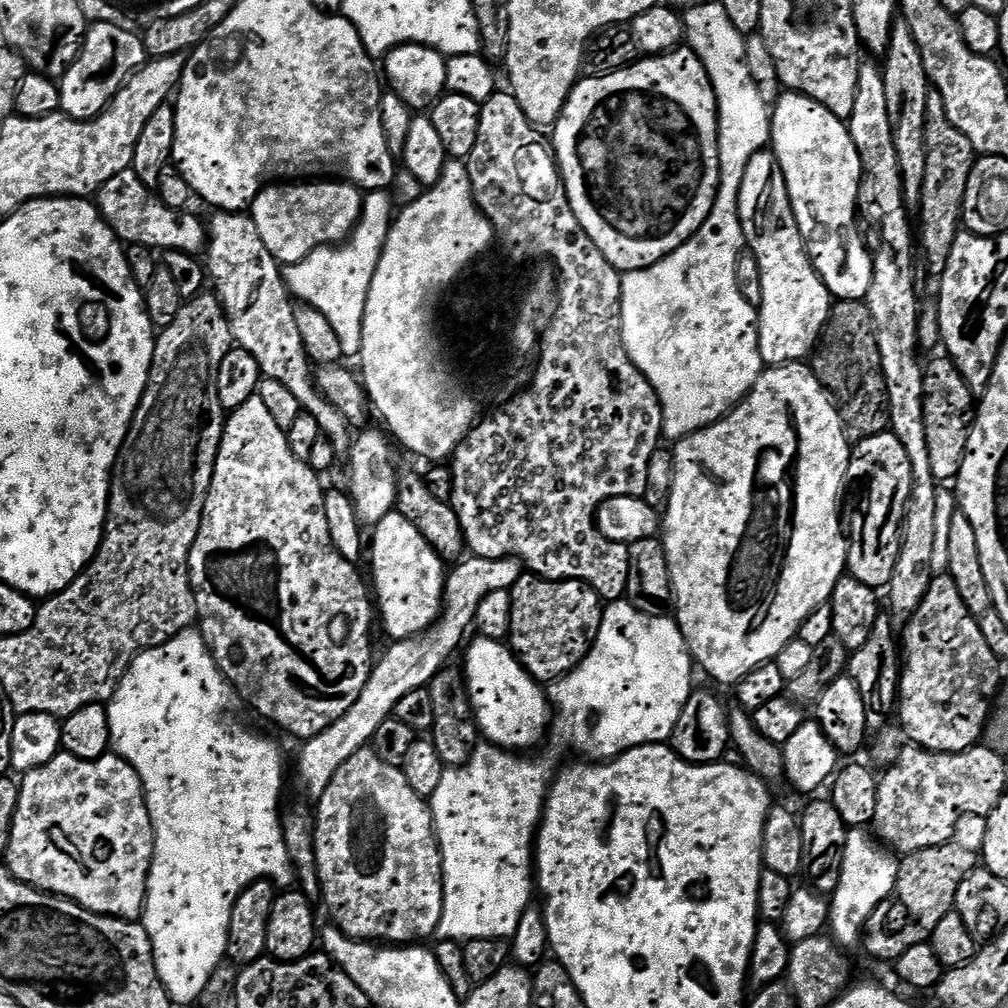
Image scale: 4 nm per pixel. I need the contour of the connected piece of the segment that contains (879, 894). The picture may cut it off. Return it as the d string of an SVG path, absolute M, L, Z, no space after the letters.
M849 829L846 851L843 855L842 875L830 898L828 928L830 935L841 948L851 950L861 943L870 914L893 892L900 873L899 859L868 830Z

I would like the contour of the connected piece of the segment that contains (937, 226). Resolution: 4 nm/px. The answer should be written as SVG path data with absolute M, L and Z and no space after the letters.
M929 91L926 102L926 174L922 188L922 198L918 215L918 248L922 260L928 263L933 277L939 278L946 270L946 262L950 262L950 250L954 250L954 238L962 231L964 219L964 199L966 198L966 182L970 182L970 170L978 159L978 153L972 147L970 138L962 134L950 122L946 114L946 106L942 102L942 94Z

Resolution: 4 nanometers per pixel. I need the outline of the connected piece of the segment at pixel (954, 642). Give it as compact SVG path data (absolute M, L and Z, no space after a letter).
M947 574L933 575L930 590L918 606L918 610L903 625L902 671L899 679L898 716L911 743L927 752L965 752L981 743L984 727L992 713L993 701L1000 691L1002 665L1000 659L986 646L978 622L966 610L954 578Z

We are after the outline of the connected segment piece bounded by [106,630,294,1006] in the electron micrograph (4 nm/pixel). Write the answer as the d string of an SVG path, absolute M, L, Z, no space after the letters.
M189 630L186 632L179 632L174 638L170 638L162 646L157 648L147 648L145 652L139 652L132 659L132 665L126 670L126 674L121 678L120 683L116 686L116 692L112 695L112 699L107 701L106 709L108 711L109 718L109 738L111 740L111 747L114 749L115 755L121 756L125 762L130 766L134 766L134 770L138 774L138 778L142 782L144 787L144 801L148 807L148 813L150 814L150 822L152 823L152 829L154 830L154 854L152 855L152 865L150 866L150 874L148 875L148 893L144 899L144 914L142 917L142 923L146 934L150 938L152 943L152 949L154 950L154 966L156 967L156 973L160 979L160 985L166 990L166 994L171 998L173 1005L180 1006L180 1004L196 1004L201 999L203 992L207 988L207 983L210 981L210 976L214 974L216 968L220 964L225 963L228 954L228 931L230 930L230 910L234 910L234 902L238 902L238 898L242 894L242 890L249 888L254 882L259 880L271 880L273 885L276 886L288 886L293 883L294 869L292 867L292 859L290 854L286 850L286 842L284 841L284 826L282 823L281 813L276 813L276 803L280 800L280 791L284 788L284 760L280 757L280 748L276 744L271 744L264 736L259 736L252 728L247 728L244 724L236 724L236 716L232 713L232 700L234 701L234 689L224 676L220 672L220 669L216 666L216 660L212 656L211 650L208 649L208 643L205 642L203 636L199 631Z

